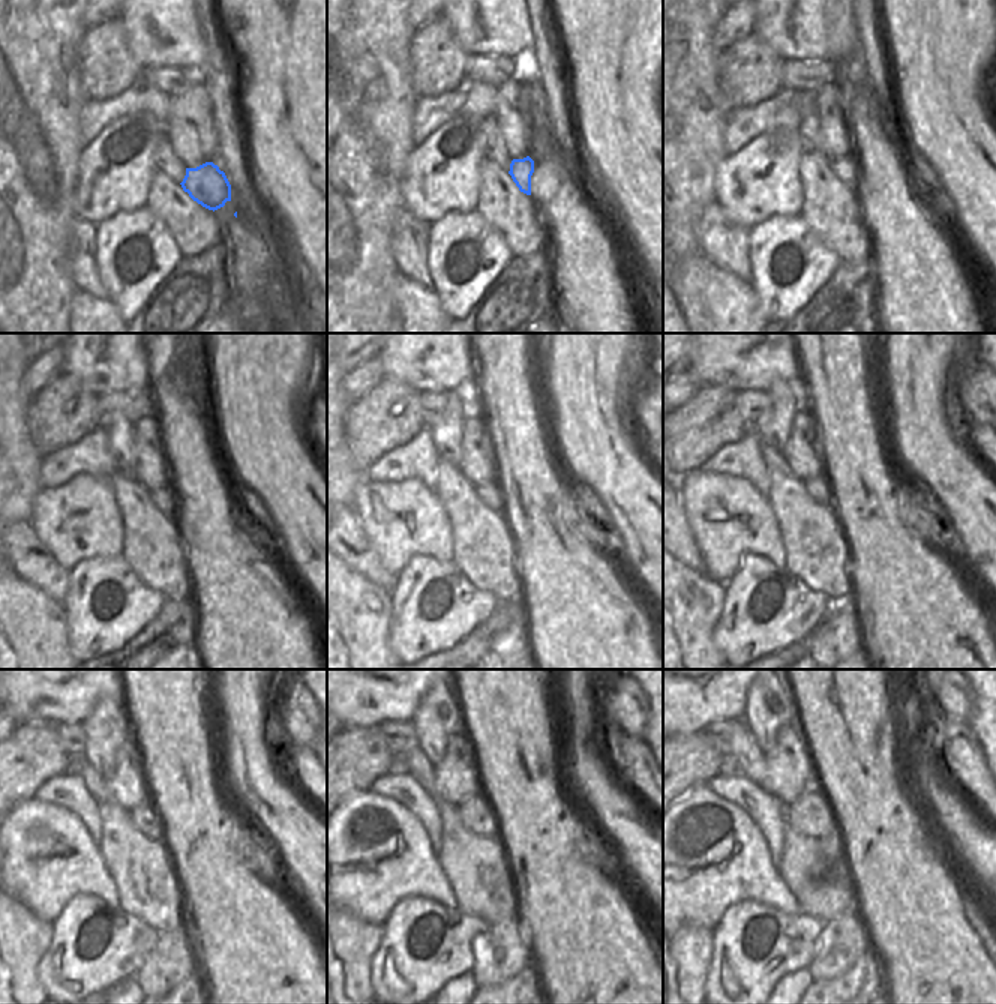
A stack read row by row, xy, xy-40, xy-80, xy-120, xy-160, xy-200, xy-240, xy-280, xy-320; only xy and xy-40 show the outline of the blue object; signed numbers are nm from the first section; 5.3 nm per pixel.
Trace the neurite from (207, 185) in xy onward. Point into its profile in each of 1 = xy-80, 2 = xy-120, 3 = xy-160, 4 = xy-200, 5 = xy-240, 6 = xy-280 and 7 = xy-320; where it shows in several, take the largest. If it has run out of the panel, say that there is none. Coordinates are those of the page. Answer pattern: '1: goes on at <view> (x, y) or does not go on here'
1: goes on at xy-80 (845, 168)
2: goes on at xy-120 (164, 500)
3: goes on at xy-160 (494, 498)
4: goes on at xy-200 (821, 492)
5: goes on at xy-240 (144, 818)
6: goes on at xy-280 (476, 814)
7: goes on at xy-320 (809, 815)

